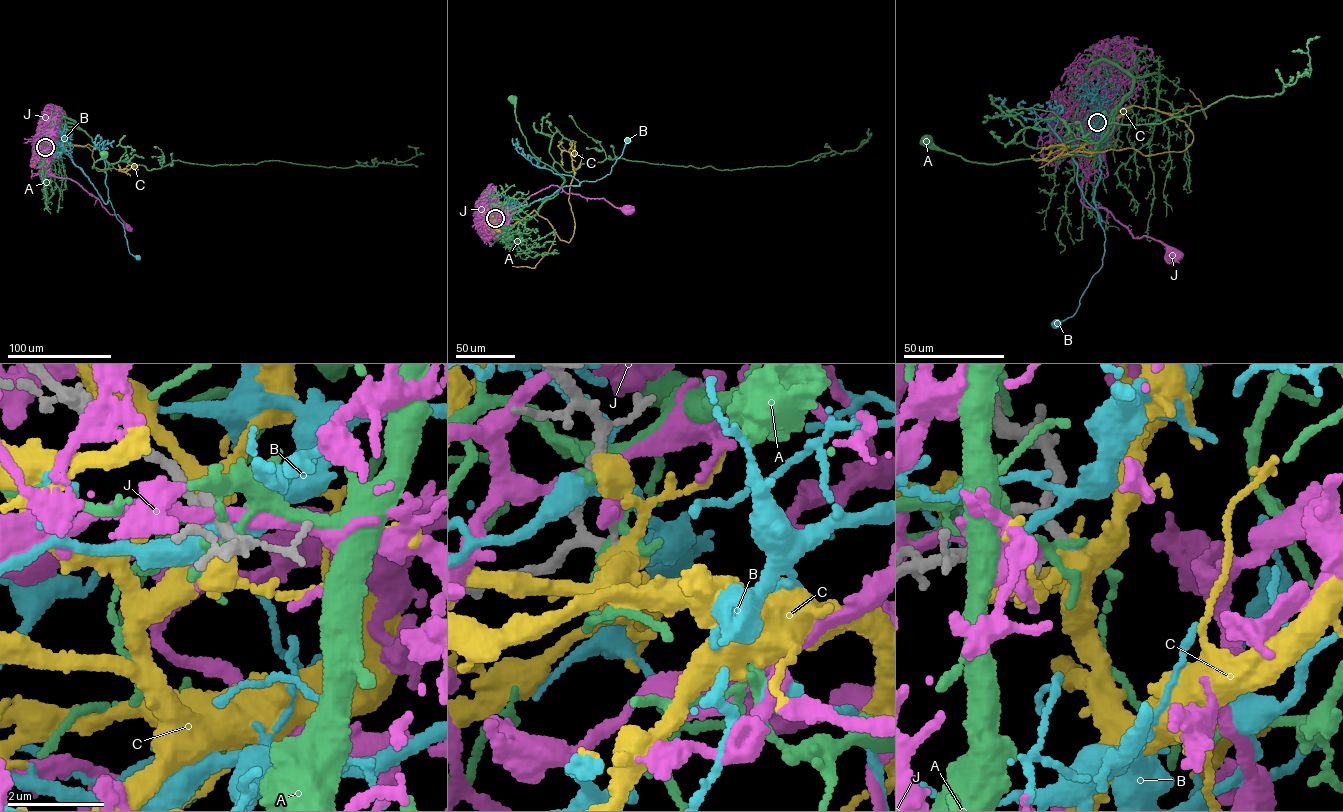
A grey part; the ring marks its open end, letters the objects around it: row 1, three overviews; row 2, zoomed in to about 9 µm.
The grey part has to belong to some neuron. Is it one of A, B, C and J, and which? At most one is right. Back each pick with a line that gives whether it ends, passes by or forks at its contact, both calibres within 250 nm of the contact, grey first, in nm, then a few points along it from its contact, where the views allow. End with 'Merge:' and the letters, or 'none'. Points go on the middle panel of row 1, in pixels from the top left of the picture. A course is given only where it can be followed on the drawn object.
Merge: none

